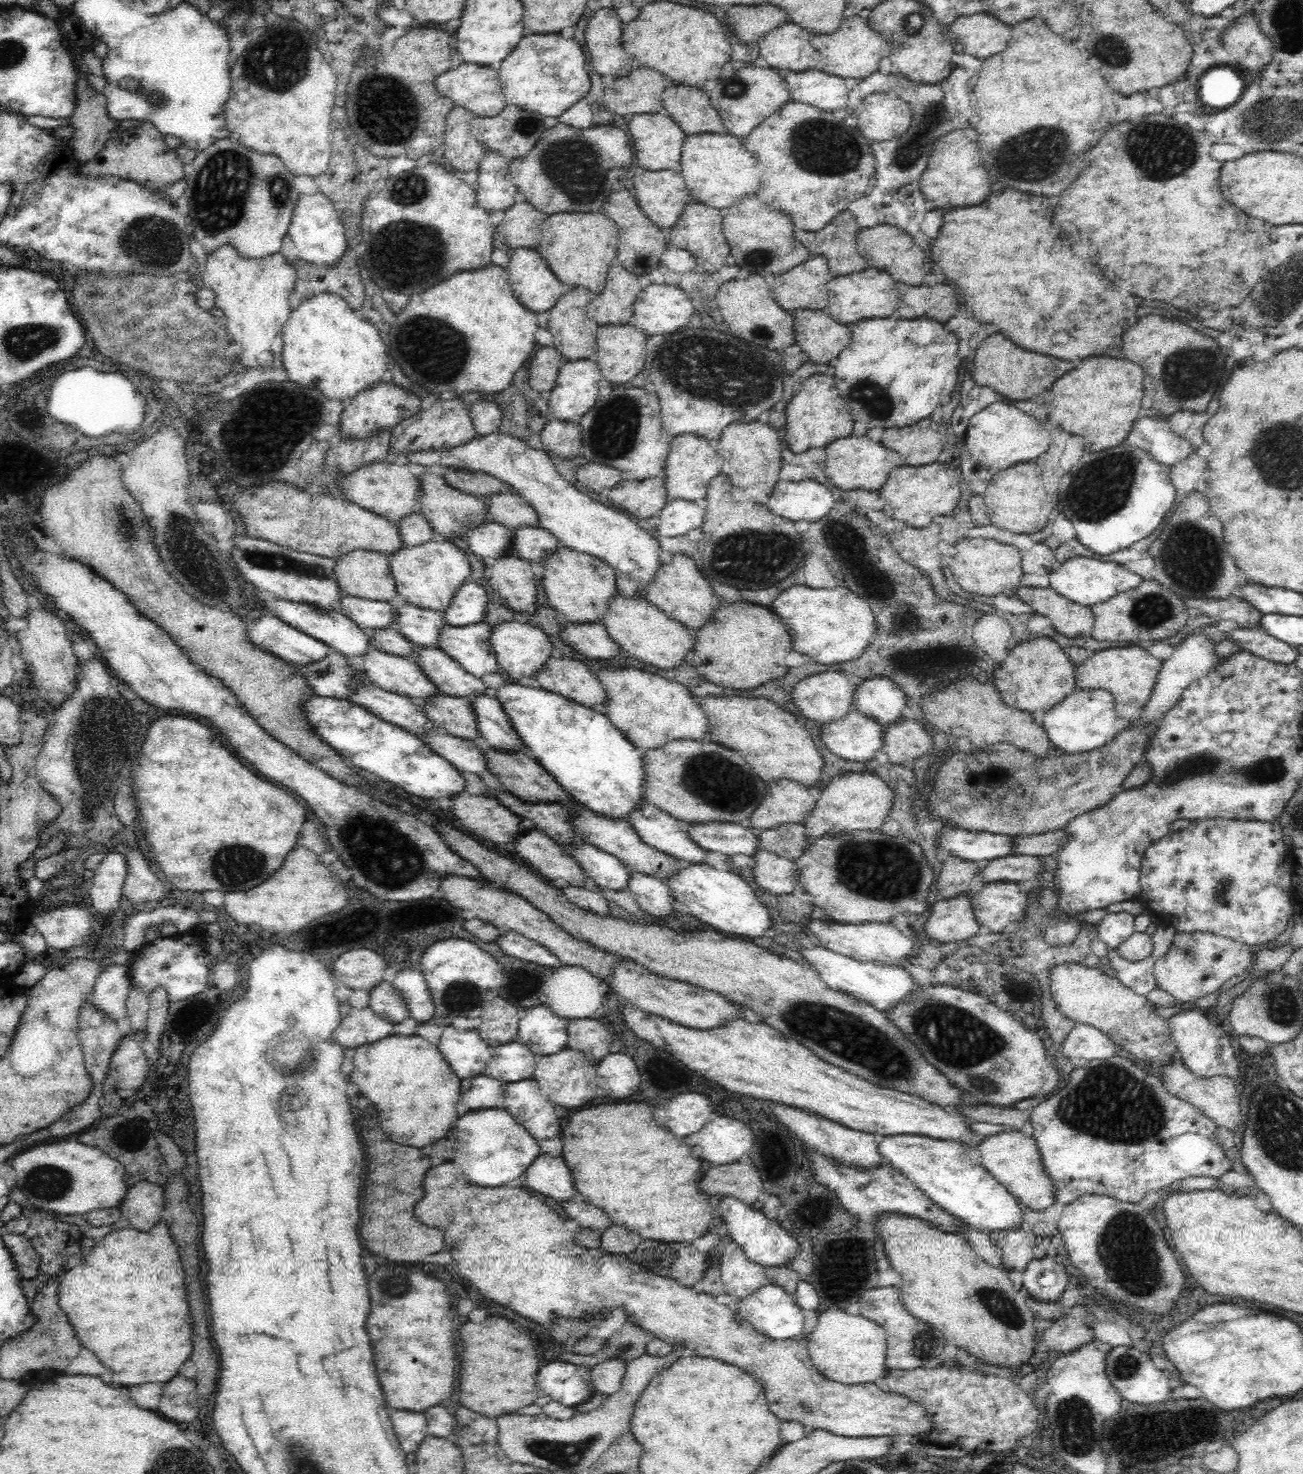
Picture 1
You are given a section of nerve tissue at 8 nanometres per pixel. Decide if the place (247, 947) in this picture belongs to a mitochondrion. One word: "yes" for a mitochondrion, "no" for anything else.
no

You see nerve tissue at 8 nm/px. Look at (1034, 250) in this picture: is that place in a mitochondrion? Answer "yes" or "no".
no

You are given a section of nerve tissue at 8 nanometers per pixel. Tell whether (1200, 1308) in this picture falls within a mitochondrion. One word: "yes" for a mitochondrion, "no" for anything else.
no

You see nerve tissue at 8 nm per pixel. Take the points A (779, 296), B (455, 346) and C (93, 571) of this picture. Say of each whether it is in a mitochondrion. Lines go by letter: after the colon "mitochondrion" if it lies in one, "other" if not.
A: other
B: mitochondrion
C: other

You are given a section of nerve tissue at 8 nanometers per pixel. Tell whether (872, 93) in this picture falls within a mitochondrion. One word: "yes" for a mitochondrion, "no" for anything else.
no

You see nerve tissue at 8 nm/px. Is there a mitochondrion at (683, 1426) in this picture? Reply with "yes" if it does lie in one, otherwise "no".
no

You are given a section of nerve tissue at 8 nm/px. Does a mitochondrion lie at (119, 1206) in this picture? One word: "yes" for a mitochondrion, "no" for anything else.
no

